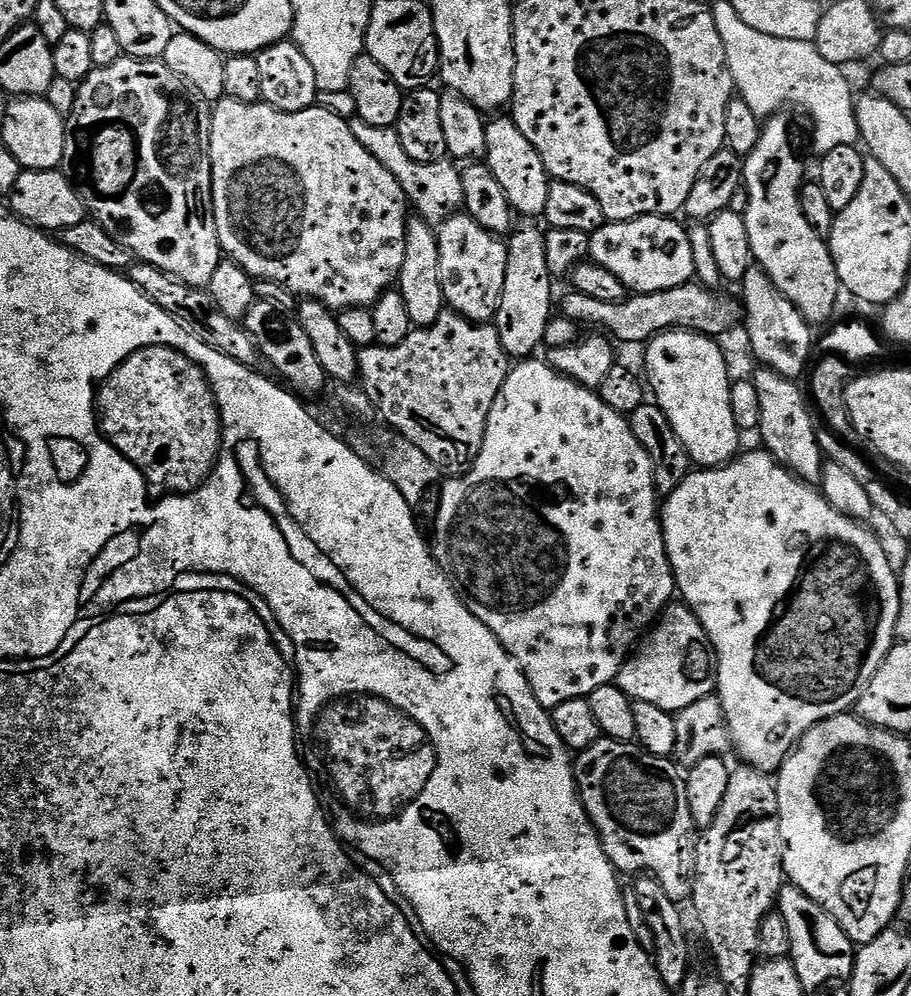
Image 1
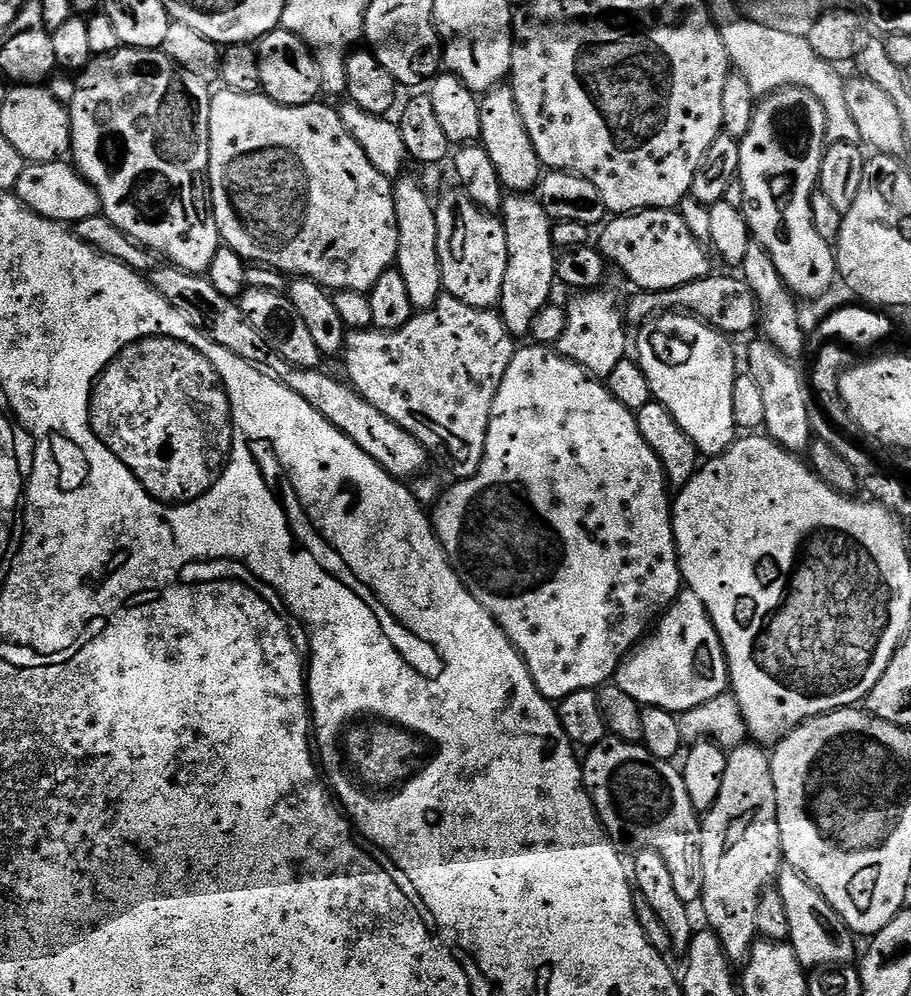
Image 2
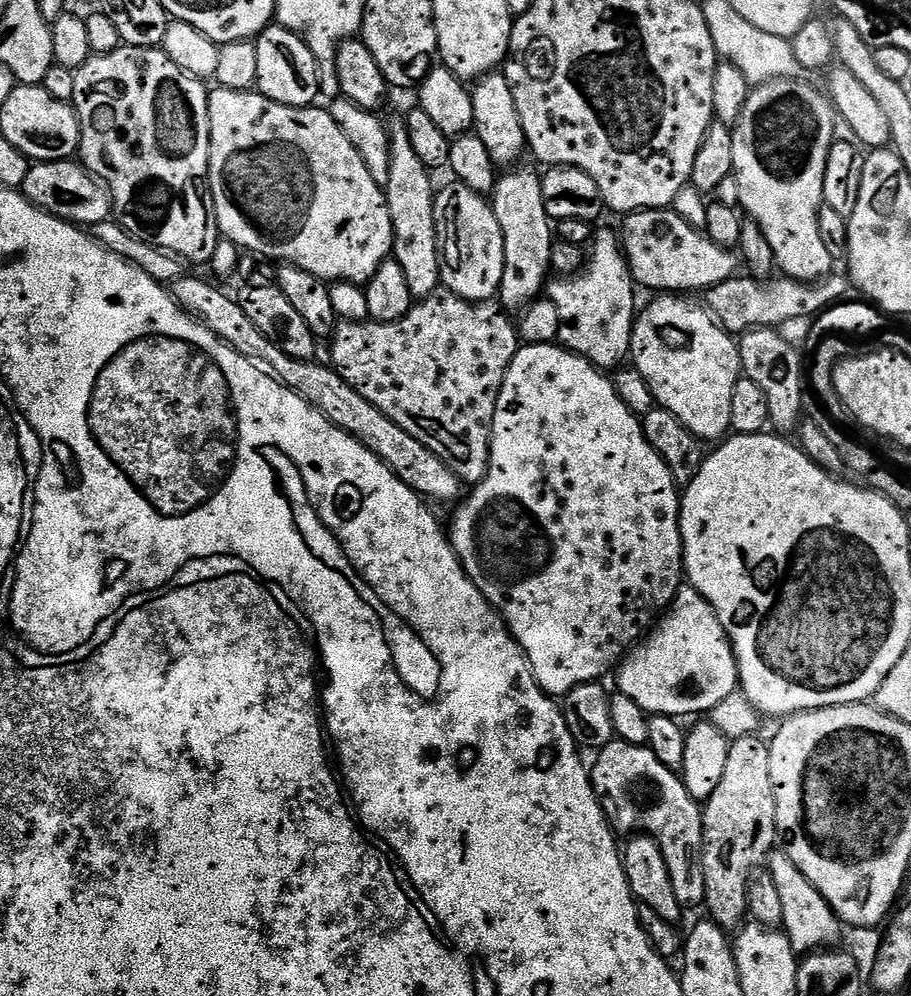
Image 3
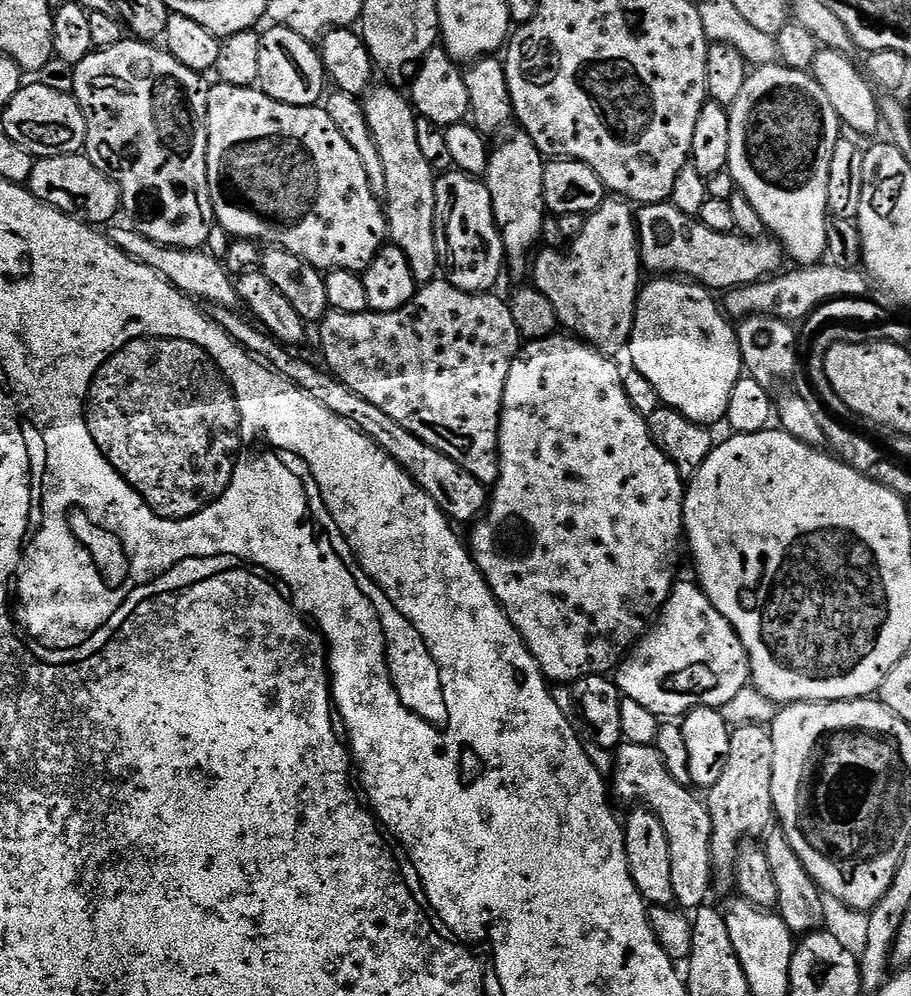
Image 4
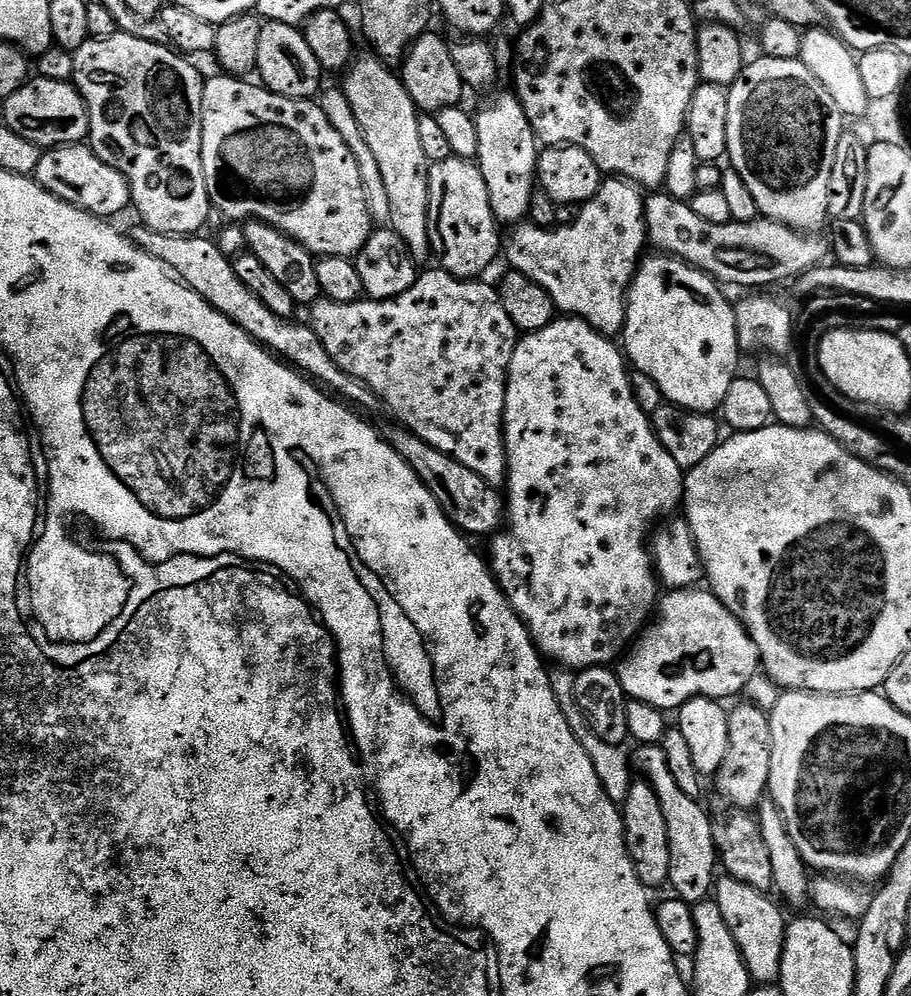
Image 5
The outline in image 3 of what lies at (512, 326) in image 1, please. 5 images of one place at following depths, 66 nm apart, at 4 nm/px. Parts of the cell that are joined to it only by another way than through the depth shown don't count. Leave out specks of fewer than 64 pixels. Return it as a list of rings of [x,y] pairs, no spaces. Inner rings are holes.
[[[519,168],[505,171],[508,173],[505,176],[503,173],[497,179],[496,187],[490,193],[490,203],[504,239],[504,269],[498,296],[501,301],[531,302],[545,291],[550,280],[554,224],[549,220],[546,206],[542,202],[541,173]]]

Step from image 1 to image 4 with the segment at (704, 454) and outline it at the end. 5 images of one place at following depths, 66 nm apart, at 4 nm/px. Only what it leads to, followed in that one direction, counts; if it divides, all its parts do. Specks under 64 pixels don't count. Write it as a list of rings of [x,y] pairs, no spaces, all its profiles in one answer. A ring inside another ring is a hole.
[[[652,278],[649,284],[647,281],[636,300],[634,330],[626,349],[627,355],[632,355],[631,367],[658,390],[661,405],[678,410],[696,424],[705,426],[716,426],[727,417],[730,393],[742,375],[737,329],[718,307],[717,297],[715,300],[712,296],[715,295],[703,284],[687,278]]]

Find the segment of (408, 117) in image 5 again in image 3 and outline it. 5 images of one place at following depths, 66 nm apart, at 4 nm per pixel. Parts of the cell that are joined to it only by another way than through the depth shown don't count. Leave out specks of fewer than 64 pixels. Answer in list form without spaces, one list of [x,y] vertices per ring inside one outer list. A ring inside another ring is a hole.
[[[403,123],[388,124],[390,137],[390,159],[386,177],[388,209],[392,219],[392,256],[406,274],[406,286],[410,286],[413,297],[431,296],[441,287],[440,251],[436,248],[436,192],[432,188],[430,170],[414,154],[410,146],[407,127]]]

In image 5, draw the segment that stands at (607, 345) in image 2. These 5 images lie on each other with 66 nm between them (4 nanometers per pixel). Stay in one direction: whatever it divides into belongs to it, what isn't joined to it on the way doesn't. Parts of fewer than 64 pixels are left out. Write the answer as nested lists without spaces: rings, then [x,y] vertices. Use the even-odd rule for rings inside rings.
[[[608,178],[601,183],[598,194],[591,200],[590,203],[583,205],[580,208],[580,217],[578,222],[573,224],[566,224],[563,226],[557,226],[551,228],[540,228],[536,224],[531,222],[524,222],[515,229],[516,232],[512,237],[507,237],[506,240],[506,256],[508,252],[508,260],[510,263],[511,271],[521,272],[526,274],[526,278],[530,278],[534,282],[538,282],[538,286],[542,286],[542,290],[546,290],[546,294],[550,294],[550,298],[556,303],[557,309],[565,317],[575,318],[578,320],[584,320],[588,325],[591,326],[596,332],[600,332],[603,336],[609,338],[616,338],[621,335],[624,331],[624,323],[628,317],[628,290],[632,287],[632,279],[636,277],[636,270],[640,267],[640,261],[645,255],[646,245],[649,243],[648,239],[648,227],[644,224],[644,202],[646,196],[643,191],[637,185],[633,184],[631,180],[625,180],[623,178]]]

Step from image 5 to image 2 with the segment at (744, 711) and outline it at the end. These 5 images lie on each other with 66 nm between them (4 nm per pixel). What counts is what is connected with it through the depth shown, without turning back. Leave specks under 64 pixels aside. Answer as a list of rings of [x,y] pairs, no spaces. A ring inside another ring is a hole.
[[[745,742],[731,749],[727,757],[722,790],[714,806],[703,813],[700,825],[698,904],[704,907],[707,927],[719,938],[725,956],[732,962],[744,962],[758,936],[756,914],[760,898],[781,871],[782,853],[769,753],[759,743]]]

